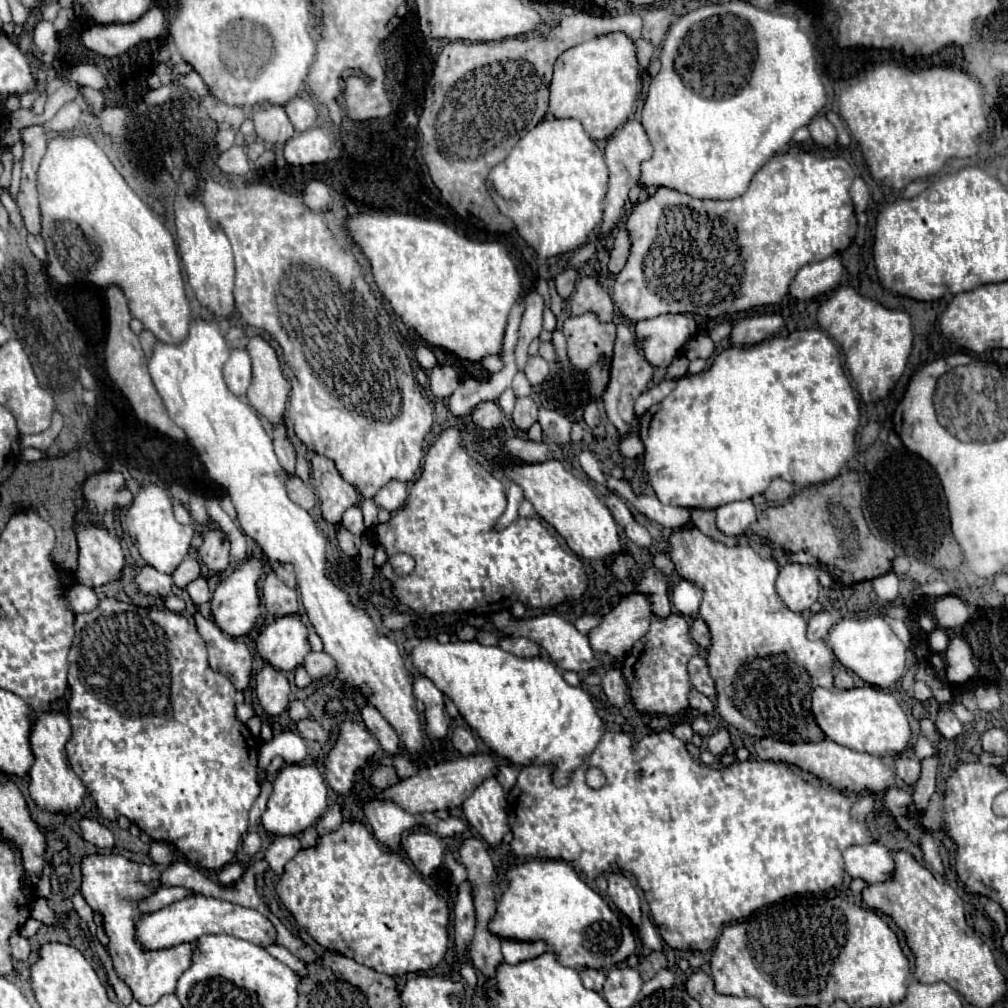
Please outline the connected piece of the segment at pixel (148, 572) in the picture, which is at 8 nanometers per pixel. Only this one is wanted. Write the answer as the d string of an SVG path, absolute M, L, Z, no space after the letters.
M143 567L139 573L137 573L137 585L143 593L147 595L159 595L159 597L165 597L169 591L171 591L171 585L173 585L173 579L165 573L159 573L155 571L153 567Z

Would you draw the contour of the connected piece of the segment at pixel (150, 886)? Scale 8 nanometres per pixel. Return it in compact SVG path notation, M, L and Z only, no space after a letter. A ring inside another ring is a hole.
M91 853L81 857L81 875L81 895L89 907L103 917L103 929L109 937L109 955L117 975L131 987L133 997L139 1003L157 1003L163 995L175 993L177 979L193 965L197 945L183 943L177 947L149 951L143 949L135 937L135 925L143 915L143 911L139 911L139 901L163 887L161 871L155 865L137 863L119 853Z

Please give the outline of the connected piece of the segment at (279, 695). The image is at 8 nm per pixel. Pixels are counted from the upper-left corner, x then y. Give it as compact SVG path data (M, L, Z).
M265 665L255 677L255 693L267 715L279 717L285 713L285 707L289 703L289 681L281 671Z

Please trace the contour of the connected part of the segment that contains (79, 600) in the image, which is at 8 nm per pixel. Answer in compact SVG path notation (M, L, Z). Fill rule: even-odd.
M75 583L63 597L67 601L67 607L71 613L87 613L91 609L97 607L99 599L97 595L93 593L91 587L85 587L81 583Z

